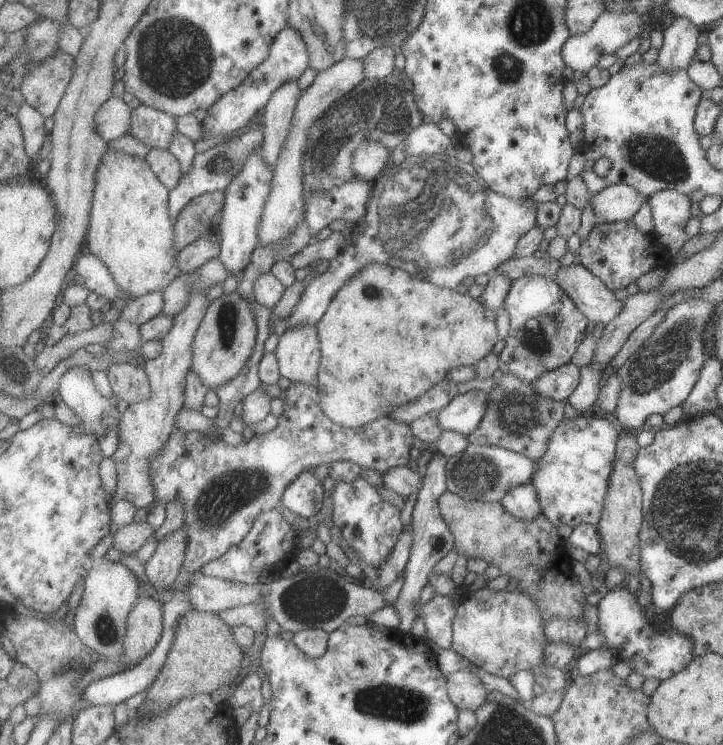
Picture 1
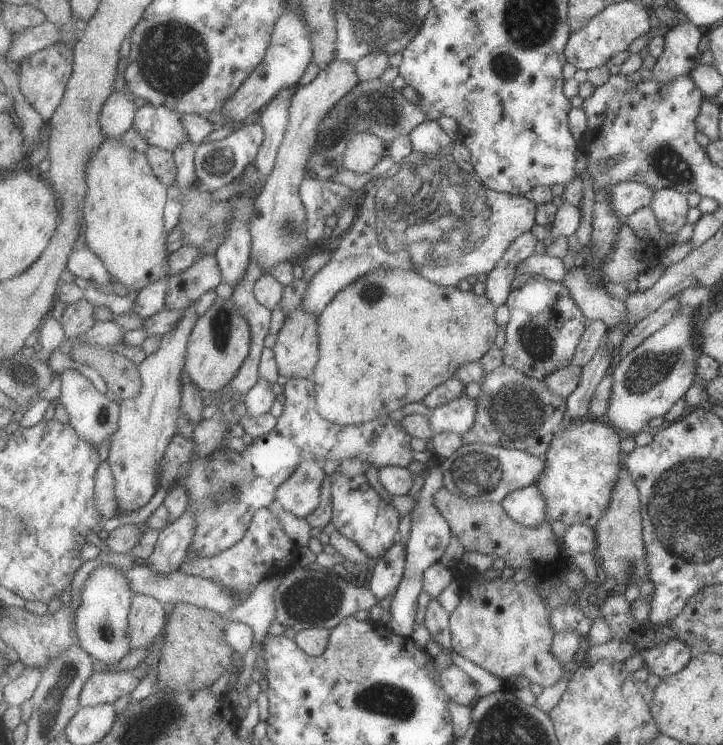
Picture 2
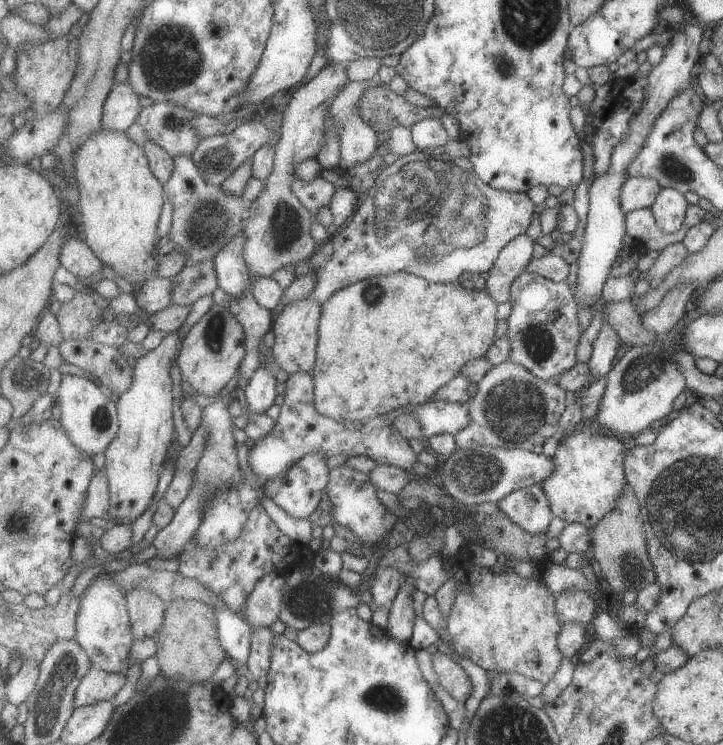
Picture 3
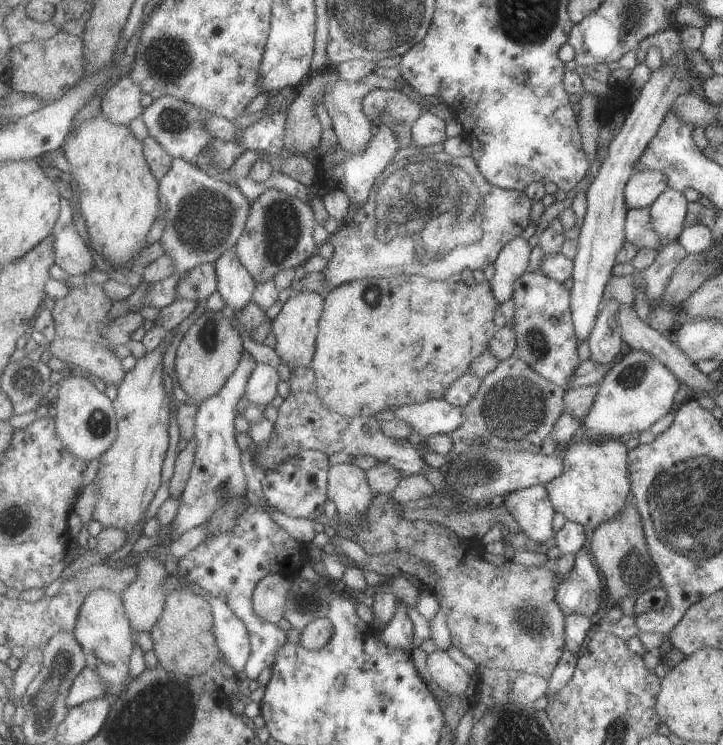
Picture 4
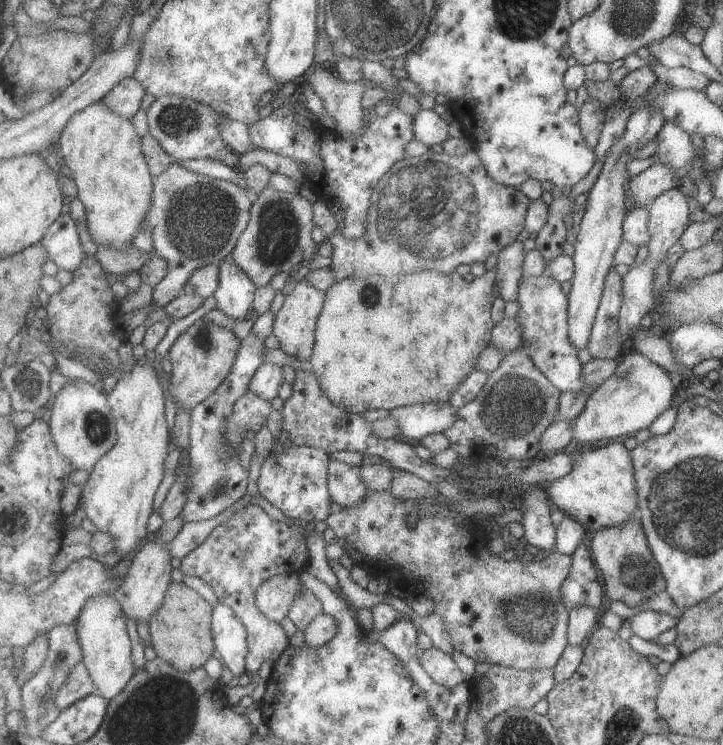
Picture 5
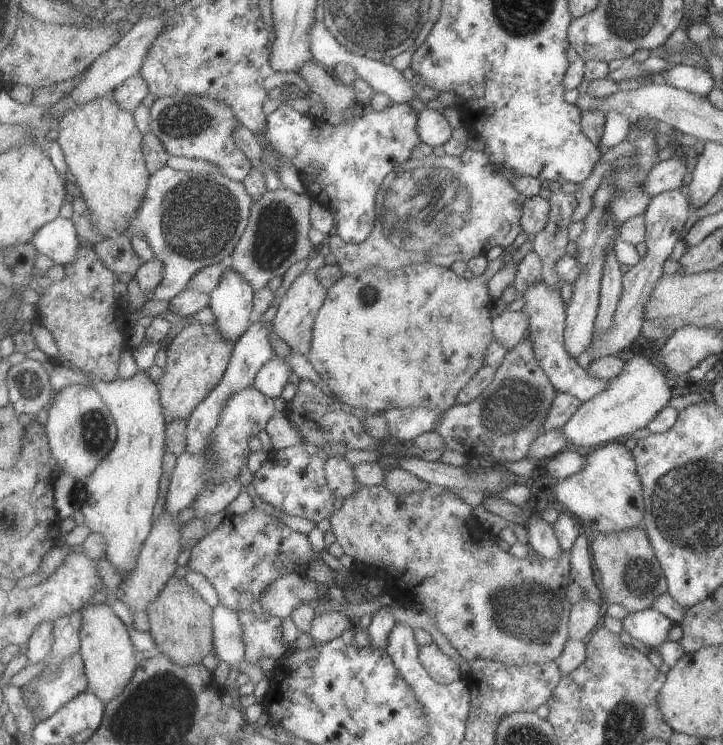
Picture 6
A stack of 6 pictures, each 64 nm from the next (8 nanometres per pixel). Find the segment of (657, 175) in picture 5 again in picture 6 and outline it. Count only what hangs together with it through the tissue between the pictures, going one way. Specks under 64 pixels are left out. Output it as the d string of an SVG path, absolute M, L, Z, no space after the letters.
M685 155L683 158L674 156L663 162L658 162L647 172L645 178L645 194L649 194L649 199L658 196L661 192L671 189L683 190L682 180L686 173Z

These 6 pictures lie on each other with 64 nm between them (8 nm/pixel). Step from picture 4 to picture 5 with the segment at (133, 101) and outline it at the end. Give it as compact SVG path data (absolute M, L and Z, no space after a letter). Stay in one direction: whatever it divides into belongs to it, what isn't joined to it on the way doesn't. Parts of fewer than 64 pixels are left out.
M130 77L118 86L115 86L103 98L102 102L109 104L120 116L133 119L137 112L141 110L141 102L143 102L145 94L147 94L145 86L137 78Z

